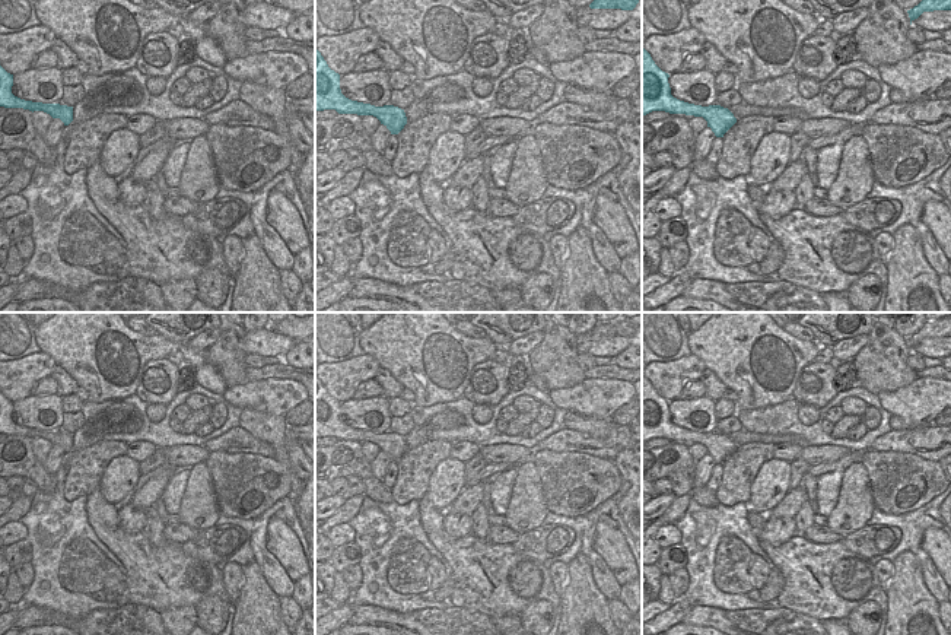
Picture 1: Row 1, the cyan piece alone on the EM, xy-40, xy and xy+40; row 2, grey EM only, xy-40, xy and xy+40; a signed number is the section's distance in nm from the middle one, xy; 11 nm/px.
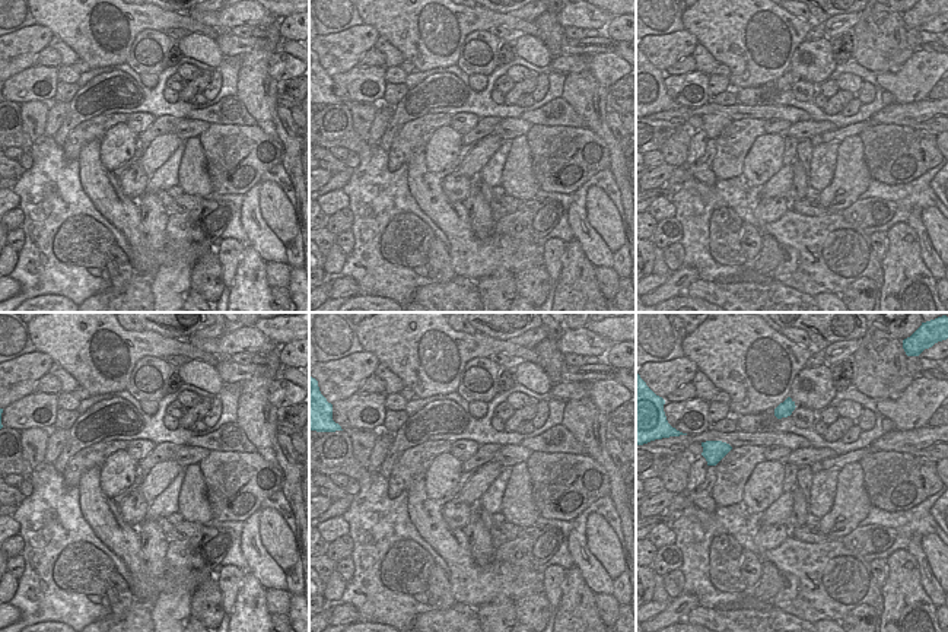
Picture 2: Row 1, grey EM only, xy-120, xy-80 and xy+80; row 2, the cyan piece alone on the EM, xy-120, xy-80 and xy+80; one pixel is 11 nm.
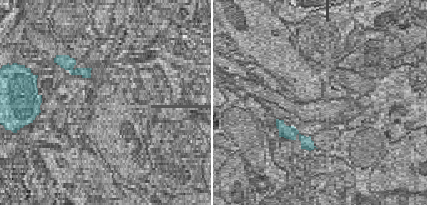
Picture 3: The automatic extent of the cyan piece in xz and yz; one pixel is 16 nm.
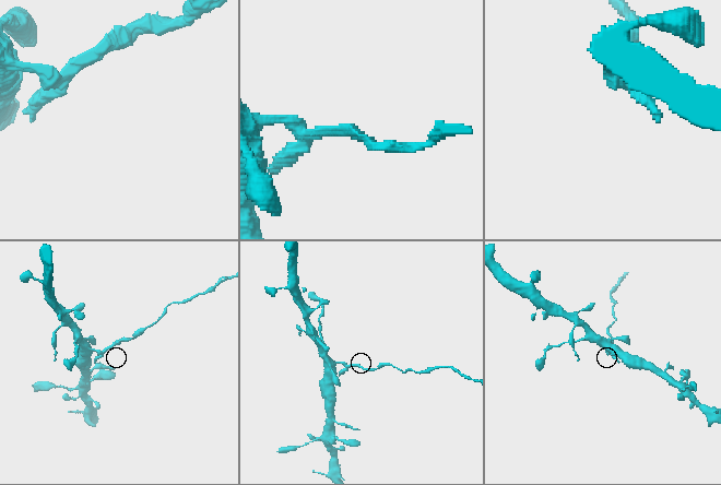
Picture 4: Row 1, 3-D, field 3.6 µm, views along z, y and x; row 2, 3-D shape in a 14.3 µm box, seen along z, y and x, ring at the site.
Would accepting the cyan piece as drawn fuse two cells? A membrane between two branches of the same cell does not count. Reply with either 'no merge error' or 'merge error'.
merge error

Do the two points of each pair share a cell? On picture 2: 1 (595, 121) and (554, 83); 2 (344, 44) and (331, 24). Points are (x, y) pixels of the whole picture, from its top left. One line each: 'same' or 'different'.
1: different
2: different

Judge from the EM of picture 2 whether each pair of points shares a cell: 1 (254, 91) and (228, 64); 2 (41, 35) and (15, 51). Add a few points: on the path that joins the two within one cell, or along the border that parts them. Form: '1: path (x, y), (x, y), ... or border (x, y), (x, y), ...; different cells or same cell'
1: border (242, 56), (235, 94); different cells
2: path (35, 38), (21, 47); same cell

